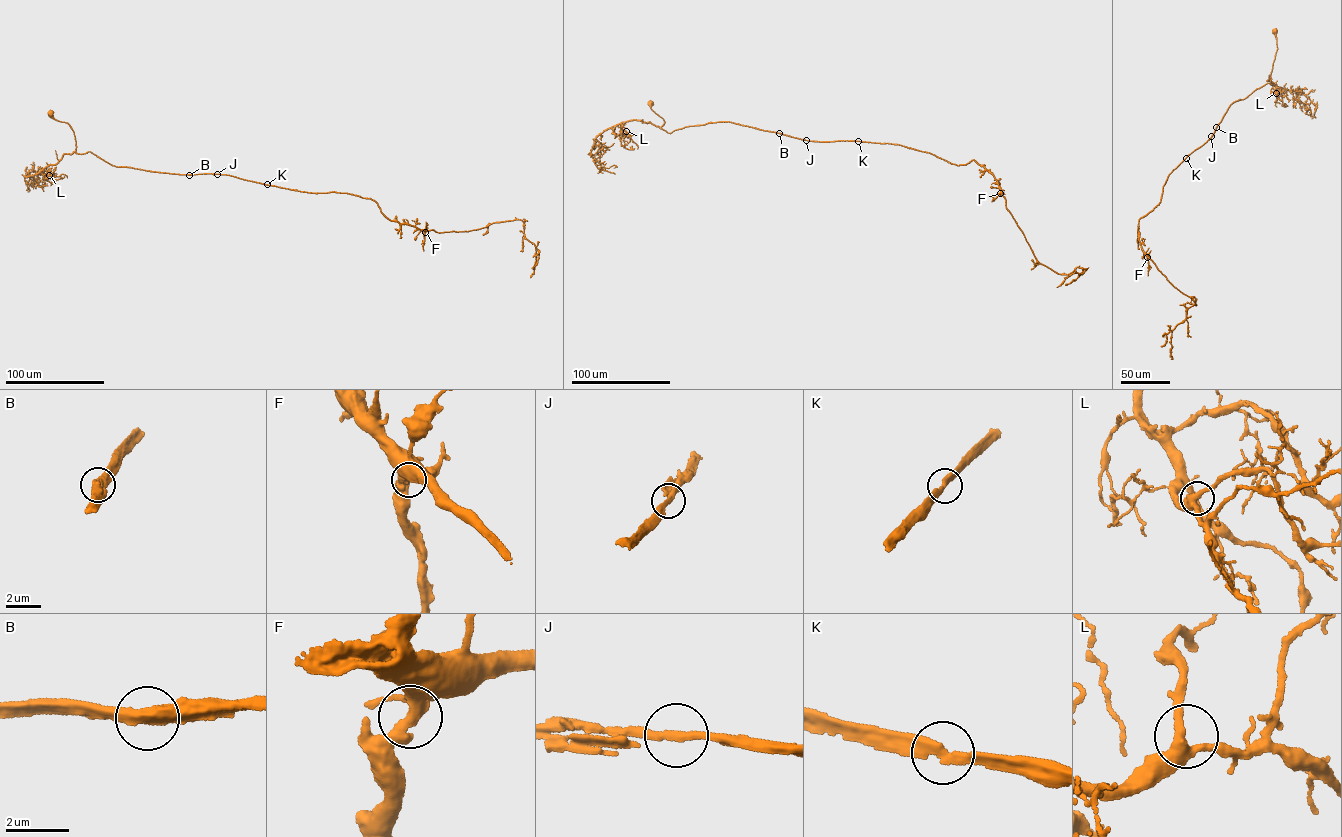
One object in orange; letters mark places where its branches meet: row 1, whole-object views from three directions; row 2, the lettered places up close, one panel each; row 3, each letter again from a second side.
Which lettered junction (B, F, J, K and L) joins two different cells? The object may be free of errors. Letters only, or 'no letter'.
no letter

